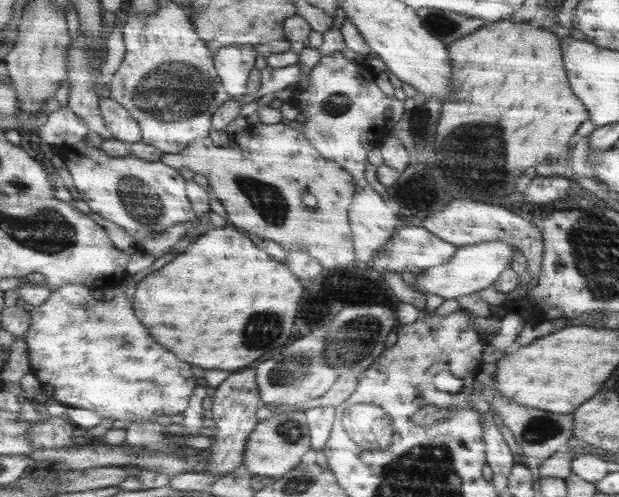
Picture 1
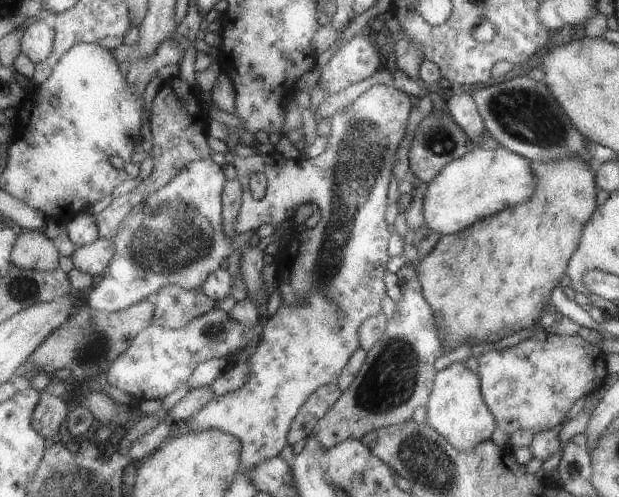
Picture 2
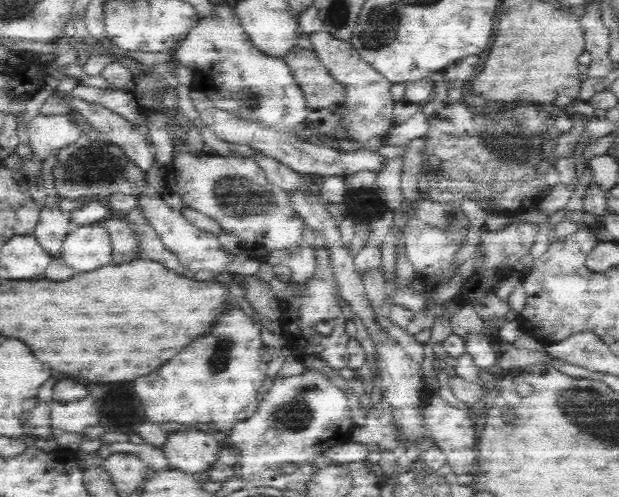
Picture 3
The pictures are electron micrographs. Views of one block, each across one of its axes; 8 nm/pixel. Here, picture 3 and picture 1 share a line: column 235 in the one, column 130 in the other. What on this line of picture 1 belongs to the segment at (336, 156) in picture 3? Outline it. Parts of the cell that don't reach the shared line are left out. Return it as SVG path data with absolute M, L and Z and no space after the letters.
M113 96L101 98L99 106L101 106L99 112L101 112L101 118L105 120L107 130L117 140L121 140L121 142L125 142L129 146L143 142L141 124L129 114L129 108L123 108L123 104L113 100Z

